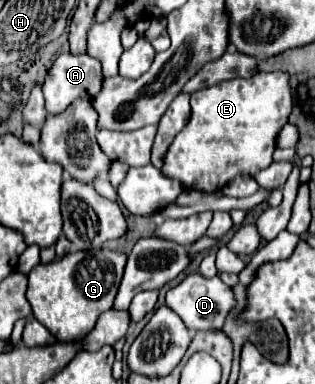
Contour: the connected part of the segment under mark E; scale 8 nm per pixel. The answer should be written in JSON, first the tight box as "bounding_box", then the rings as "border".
{"bounding_box":[162,71,292,193],"border":[[[274,71],[274,73],[256,73],[250,79],[230,79],[200,89],[190,97],[190,105],[192,105],[190,121],[172,141],[162,165],[162,175],[178,181],[184,189],[214,193],[220,191],[236,175],[254,177],[260,169],[266,169],[266,165],[274,161],[272,153],[276,149],[276,137],[280,129],[288,123],[288,115],[292,111],[290,77],[288,73]]]}

